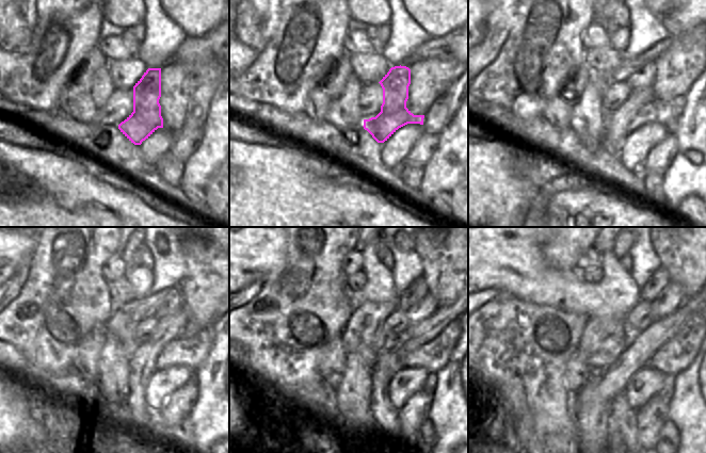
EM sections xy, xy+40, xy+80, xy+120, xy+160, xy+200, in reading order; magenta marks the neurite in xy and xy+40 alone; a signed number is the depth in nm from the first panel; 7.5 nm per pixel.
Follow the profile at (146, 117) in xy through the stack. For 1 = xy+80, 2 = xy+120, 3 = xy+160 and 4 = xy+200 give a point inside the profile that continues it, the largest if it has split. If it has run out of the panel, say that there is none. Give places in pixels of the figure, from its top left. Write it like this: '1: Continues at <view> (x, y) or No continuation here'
1: Continues at xy+80 (663, 112)
2: Continues at xy+120 (190, 352)
3: Continues at xy+160 (432, 356)
4: Continues at xy+200 (676, 354)

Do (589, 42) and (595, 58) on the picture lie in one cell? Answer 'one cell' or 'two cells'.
two cells

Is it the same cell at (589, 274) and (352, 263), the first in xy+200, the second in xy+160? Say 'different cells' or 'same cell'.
different cells

